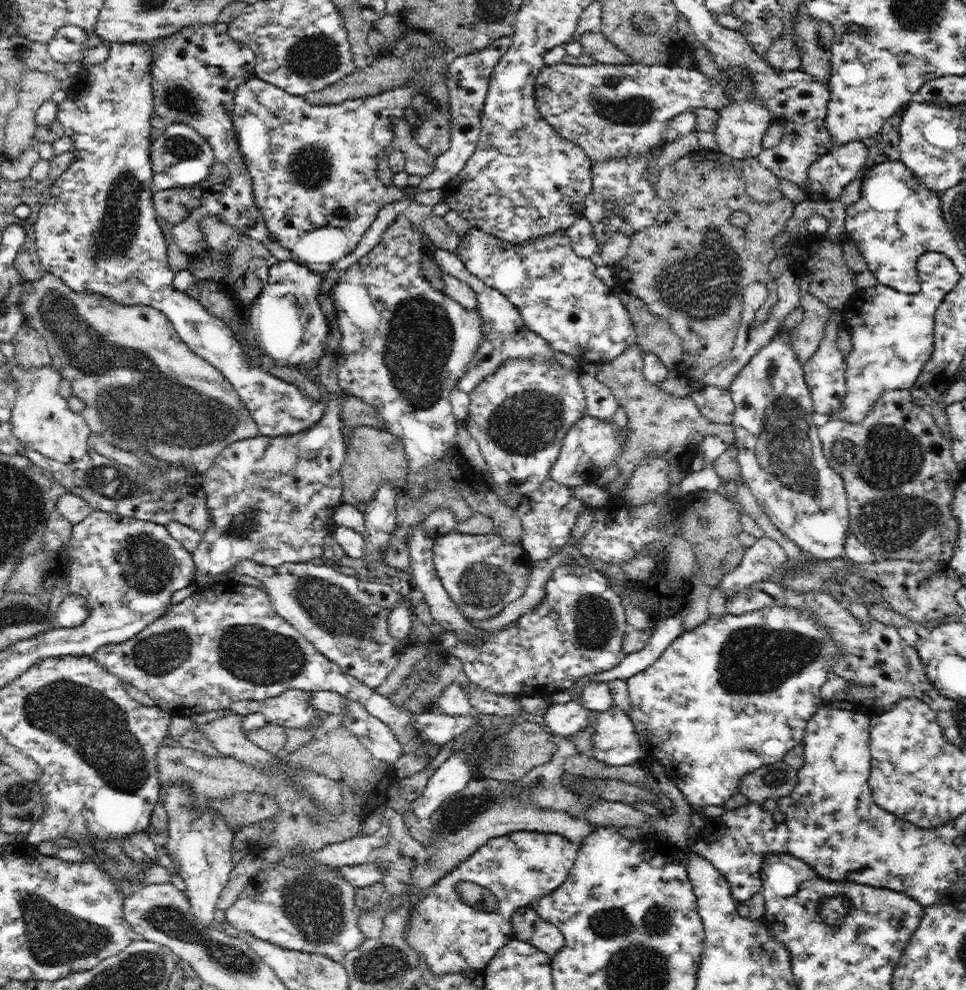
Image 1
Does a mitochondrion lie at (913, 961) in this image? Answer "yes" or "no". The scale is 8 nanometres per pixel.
no

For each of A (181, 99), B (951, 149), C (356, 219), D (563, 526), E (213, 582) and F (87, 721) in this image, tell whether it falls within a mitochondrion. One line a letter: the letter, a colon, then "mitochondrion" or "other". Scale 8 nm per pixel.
A: mitochondrion
B: other
C: other
D: other
E: other
F: mitochondrion

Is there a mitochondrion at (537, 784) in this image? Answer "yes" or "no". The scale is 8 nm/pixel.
yes

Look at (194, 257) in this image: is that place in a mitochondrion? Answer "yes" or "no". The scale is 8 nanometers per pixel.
no

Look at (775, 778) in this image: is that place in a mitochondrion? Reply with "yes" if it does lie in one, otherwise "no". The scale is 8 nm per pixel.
yes

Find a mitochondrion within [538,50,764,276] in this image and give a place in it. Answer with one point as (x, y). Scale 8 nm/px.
(624, 109)

